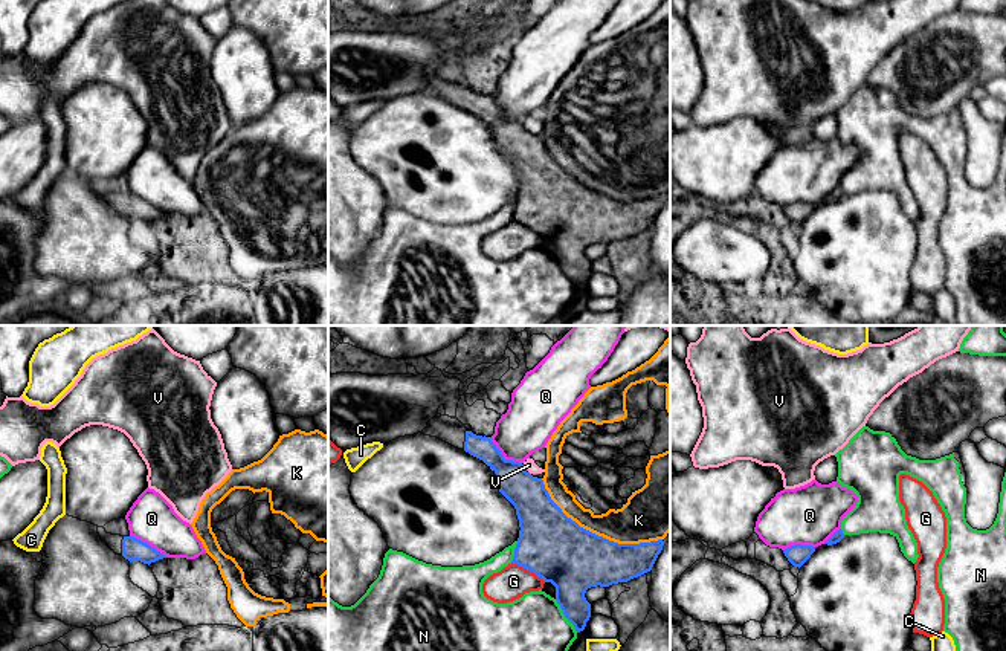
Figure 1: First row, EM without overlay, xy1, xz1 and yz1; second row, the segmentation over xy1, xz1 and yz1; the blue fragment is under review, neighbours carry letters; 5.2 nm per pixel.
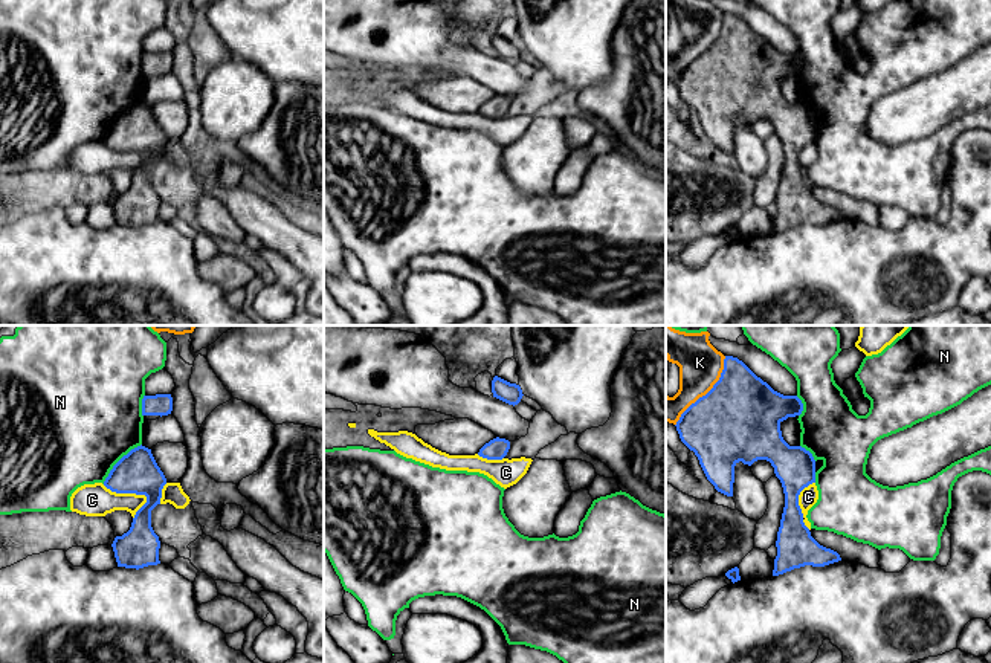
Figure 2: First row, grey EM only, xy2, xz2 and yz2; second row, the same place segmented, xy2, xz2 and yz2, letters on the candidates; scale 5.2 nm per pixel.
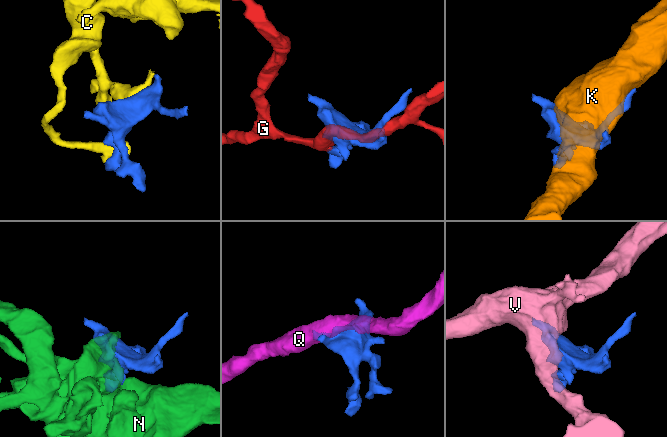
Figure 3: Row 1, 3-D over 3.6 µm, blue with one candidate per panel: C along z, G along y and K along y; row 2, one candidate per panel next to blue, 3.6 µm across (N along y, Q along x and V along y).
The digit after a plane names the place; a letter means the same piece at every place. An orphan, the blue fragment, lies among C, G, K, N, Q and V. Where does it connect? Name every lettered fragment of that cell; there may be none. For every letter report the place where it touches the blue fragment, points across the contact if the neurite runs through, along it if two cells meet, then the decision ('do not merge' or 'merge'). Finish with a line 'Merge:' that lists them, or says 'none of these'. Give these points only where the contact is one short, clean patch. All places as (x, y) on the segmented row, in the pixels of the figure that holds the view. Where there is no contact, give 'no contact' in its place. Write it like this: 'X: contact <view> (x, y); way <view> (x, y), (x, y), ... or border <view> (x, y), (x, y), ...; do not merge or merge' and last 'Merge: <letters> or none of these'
C: contact xy2 (127, 492); do not merge
G: contact xz1 (528, 569); do not merge
K: contact xz1 (594, 534); do not merge
N: contact xy2 (118, 462); do not merge
Q: contact xy1 (150, 546); border xy1 (130, 535), (168, 557); do not merge
V: no contact; do not merge
Merge: none of these

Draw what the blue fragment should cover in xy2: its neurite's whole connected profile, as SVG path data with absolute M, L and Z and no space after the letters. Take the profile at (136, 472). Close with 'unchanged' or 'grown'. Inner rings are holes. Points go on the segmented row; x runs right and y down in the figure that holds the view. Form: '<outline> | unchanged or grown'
M142 445L124 455L105 478L104 486L111 492L147 496L147 503L136 512L130 530L116 536L111 544L118 567L139 570L160 564L160 541L151 527L151 510L160 504L165 484L166 478L151 449Z | unchanged

